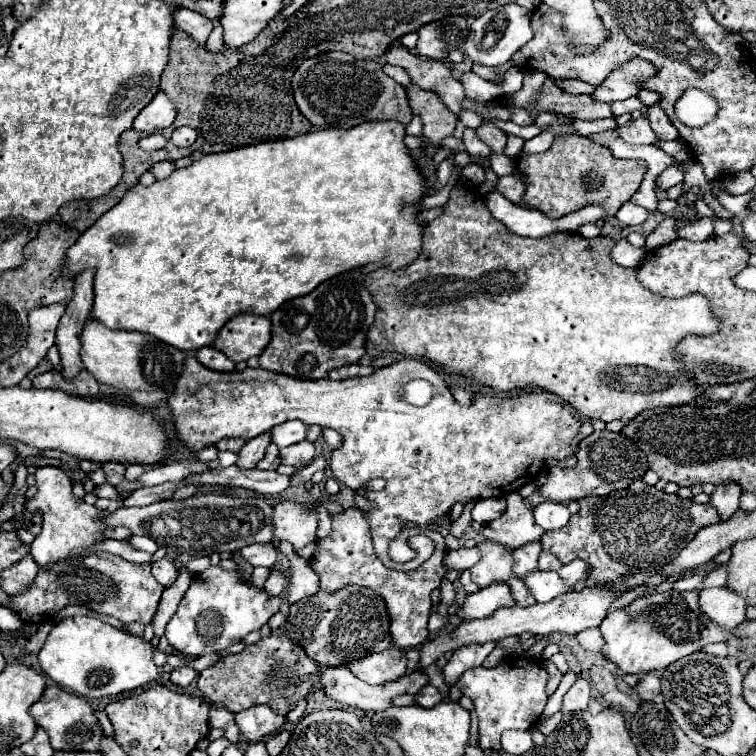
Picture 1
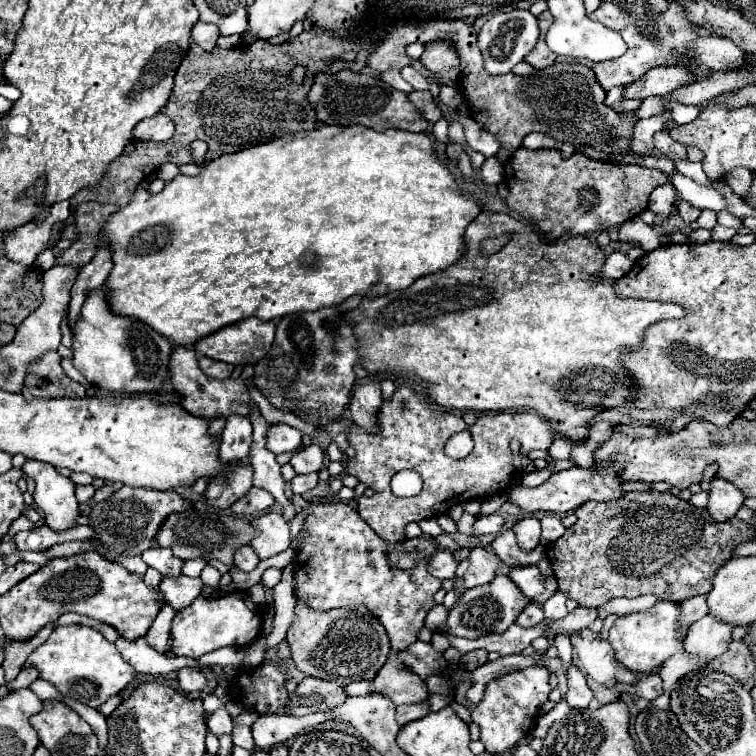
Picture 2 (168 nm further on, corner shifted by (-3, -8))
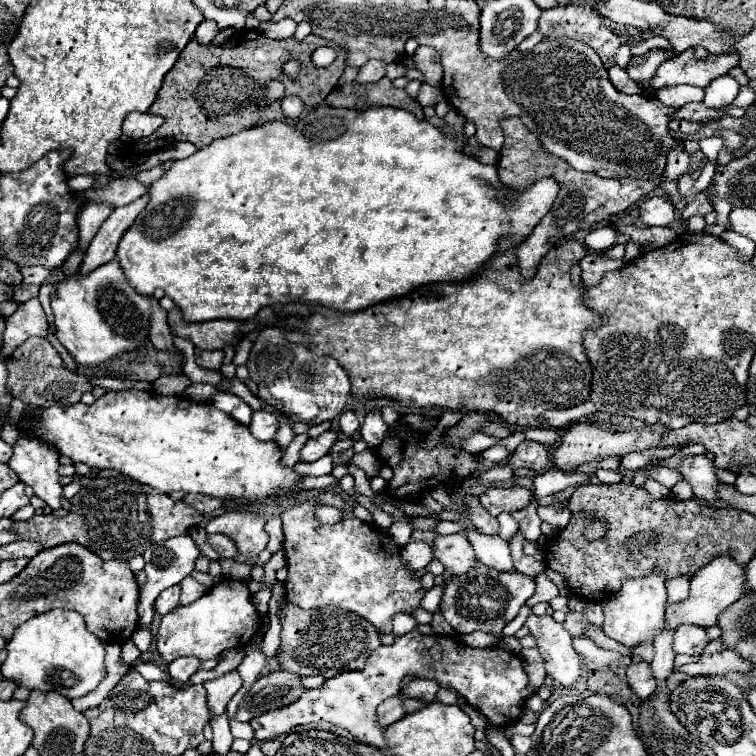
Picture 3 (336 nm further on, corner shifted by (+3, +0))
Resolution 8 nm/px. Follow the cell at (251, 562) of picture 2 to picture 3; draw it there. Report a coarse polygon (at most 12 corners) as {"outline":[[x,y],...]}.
{"outline":[[206,534],[206,542],[222,556],[234,558],[238,550],[228,536]]}

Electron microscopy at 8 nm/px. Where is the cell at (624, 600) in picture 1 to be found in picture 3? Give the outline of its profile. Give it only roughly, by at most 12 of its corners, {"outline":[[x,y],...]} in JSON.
{"outline":[[568,612],[563,627],[581,636],[590,624],[582,613]]}

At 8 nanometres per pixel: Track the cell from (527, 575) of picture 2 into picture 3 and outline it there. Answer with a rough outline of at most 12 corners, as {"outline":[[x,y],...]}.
{"outline":[[466,528],[476,558],[496,570],[514,570],[510,546],[498,534]]}

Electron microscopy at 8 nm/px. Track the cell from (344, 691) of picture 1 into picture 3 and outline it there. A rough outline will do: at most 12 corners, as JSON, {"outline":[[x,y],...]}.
{"outline":[[260,676],[236,710],[236,720],[282,708],[302,696],[300,676]]}

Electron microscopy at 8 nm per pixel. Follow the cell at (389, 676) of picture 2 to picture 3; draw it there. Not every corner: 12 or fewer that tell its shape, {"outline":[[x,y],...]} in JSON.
{"outline":[[416,678],[402,690],[402,696],[436,700],[440,684]]}

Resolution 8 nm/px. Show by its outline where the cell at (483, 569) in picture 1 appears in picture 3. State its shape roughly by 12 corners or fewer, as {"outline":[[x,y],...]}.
{"outline":[[464,534],[436,536],[434,560],[448,574],[464,574],[474,552]]}

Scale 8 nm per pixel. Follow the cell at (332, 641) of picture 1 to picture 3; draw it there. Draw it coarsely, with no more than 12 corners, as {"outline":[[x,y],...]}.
{"outline":[[288,604],[280,668],[362,668],[378,630],[334,606]]}

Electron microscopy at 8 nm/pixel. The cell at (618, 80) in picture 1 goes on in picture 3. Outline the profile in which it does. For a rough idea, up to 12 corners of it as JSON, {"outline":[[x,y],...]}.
{"outline":[[694,50],[666,60],[652,88],[706,88],[738,66],[738,52],[696,60]]}

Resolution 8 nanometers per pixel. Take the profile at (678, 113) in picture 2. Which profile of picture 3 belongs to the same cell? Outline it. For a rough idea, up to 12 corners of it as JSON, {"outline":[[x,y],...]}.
{"outline":[[720,76],[706,90],[710,108],[730,106],[740,84],[732,76]]}

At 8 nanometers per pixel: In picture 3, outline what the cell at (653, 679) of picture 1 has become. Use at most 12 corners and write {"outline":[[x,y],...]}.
{"outline":[[646,662],[630,664],[630,688],[646,700],[656,680]]}

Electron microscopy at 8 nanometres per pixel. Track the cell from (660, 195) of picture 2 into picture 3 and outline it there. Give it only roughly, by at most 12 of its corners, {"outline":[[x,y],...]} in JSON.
{"outline":[[666,198],[640,202],[644,226],[666,226],[674,220],[674,206]]}

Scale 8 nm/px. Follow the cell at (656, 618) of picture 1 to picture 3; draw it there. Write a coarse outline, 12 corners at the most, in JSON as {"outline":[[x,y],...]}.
{"outline":[[666,576],[630,578],[604,604],[606,636],[652,642],[664,626]]}

